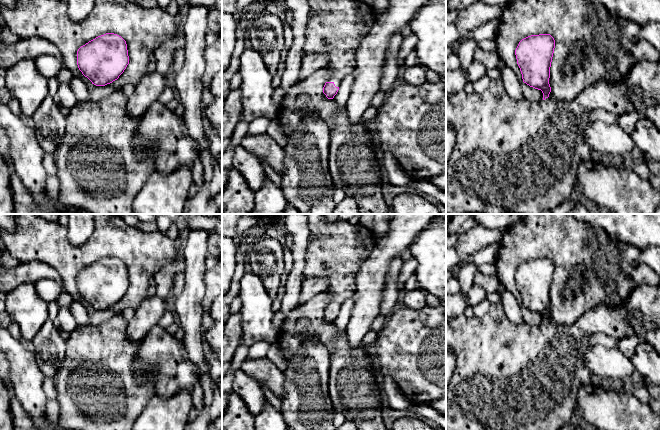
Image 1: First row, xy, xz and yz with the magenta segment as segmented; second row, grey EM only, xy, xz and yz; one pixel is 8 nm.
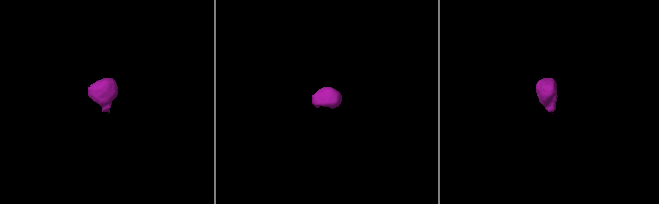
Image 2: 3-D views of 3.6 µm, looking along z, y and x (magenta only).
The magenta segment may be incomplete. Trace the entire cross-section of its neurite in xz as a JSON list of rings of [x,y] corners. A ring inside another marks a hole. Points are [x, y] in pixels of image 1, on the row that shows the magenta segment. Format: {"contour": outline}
{"contour": [[[310,0],[311,13],[308,17],[307,40],[302,58],[310,54],[327,54],[328,67],[332,74],[323,87],[324,97],[333,99],[342,80],[355,69],[355,52],[360,41],[374,25],[378,14],[360,0]]]}

